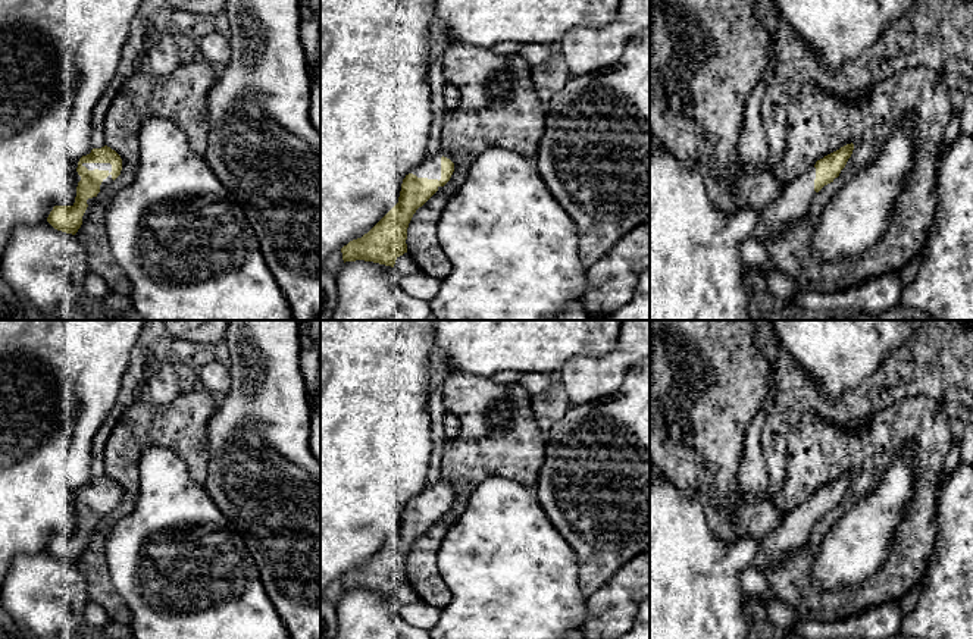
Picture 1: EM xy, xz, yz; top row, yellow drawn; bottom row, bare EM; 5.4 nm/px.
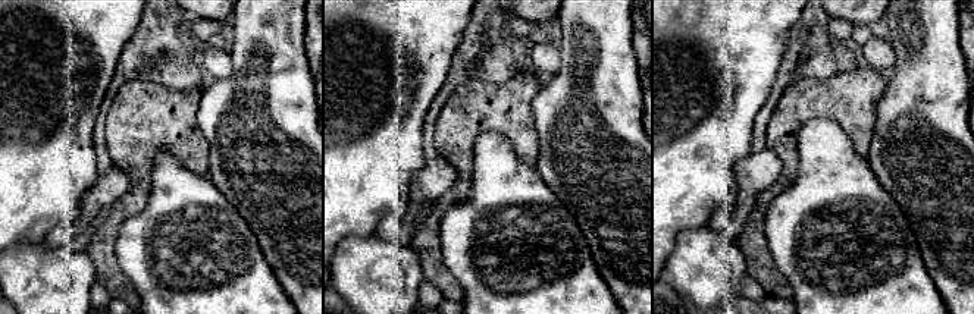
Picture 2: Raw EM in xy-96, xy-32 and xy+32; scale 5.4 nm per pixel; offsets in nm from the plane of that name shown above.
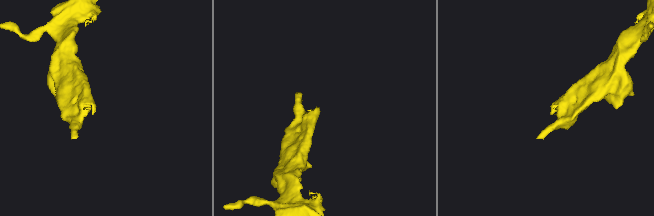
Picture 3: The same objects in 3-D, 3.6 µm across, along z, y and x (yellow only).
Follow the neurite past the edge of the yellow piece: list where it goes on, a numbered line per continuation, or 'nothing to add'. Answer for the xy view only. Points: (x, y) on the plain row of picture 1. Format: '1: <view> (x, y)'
1: xy (102, 495)

